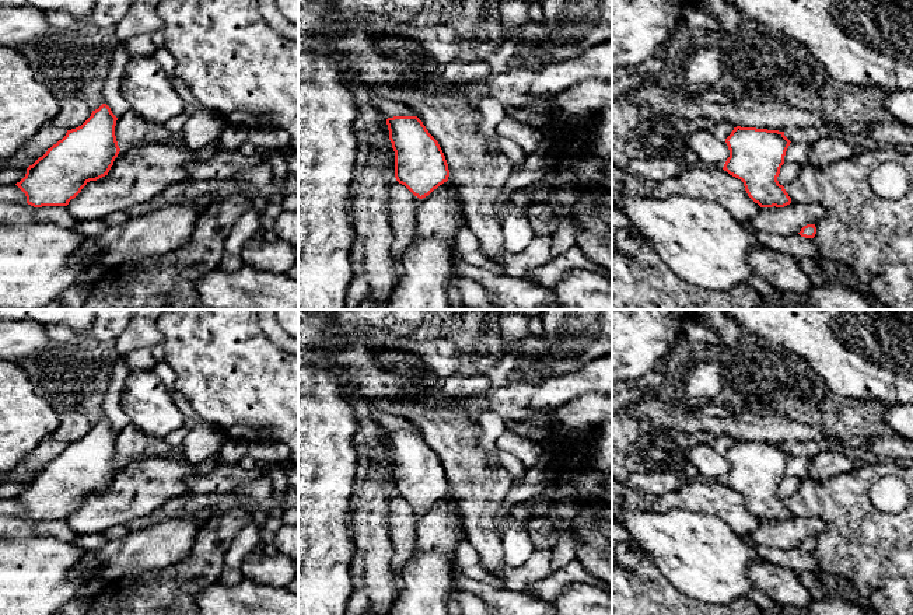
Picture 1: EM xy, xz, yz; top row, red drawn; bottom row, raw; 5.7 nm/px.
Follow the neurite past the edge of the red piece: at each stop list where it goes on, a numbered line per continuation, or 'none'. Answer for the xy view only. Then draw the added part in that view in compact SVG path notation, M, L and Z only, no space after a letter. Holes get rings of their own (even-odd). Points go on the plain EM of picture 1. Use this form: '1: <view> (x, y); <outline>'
none

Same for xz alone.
none

